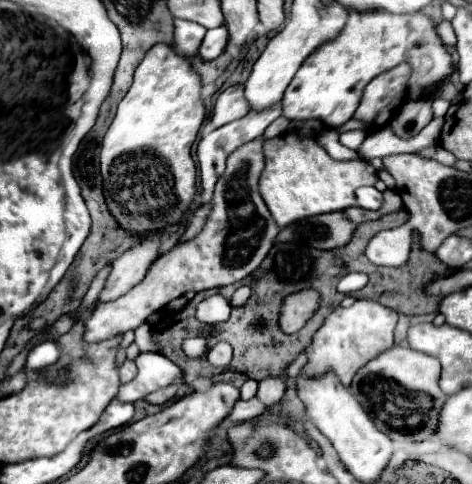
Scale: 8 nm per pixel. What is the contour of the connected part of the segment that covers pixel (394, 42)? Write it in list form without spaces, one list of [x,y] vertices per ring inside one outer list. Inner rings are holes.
[[[350,9],[348,23],[340,31],[338,39],[322,43],[322,47],[318,47],[318,51],[302,63],[298,75],[294,75],[282,99],[282,115],[292,121],[318,119],[336,129],[352,119],[368,81],[398,63],[410,63],[412,67],[410,81],[406,83],[406,103],[434,95],[442,79],[450,79],[454,73],[454,59],[430,17],[422,13],[390,15],[388,11]]]

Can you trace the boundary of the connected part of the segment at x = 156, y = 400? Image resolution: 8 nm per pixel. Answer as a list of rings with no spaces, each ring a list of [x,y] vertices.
[[[166,387],[166,389],[160,389],[160,391],[154,391],[154,393],[146,395],[144,399],[146,399],[148,403],[152,403],[152,405],[164,405],[164,403],[168,403],[174,395],[176,395],[176,387]]]

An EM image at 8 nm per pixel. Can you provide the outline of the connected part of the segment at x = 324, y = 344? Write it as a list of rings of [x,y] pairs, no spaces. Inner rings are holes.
[[[358,299],[352,307],[336,307],[322,323],[322,327],[314,333],[314,339],[308,347],[308,361],[302,367],[302,375],[306,377],[318,377],[328,371],[332,371],[346,389],[350,389],[350,383],[360,367],[364,367],[370,359],[378,357],[378,353],[388,351],[394,347],[394,327],[398,323],[398,313],[392,309],[376,303]]]

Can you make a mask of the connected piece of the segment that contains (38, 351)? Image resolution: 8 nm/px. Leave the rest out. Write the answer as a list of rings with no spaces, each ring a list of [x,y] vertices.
[[[56,341],[40,343],[28,355],[28,361],[24,365],[24,371],[32,373],[32,371],[40,371],[44,367],[50,367],[50,365],[54,365],[58,361],[58,357],[60,357],[60,347],[58,347]]]

